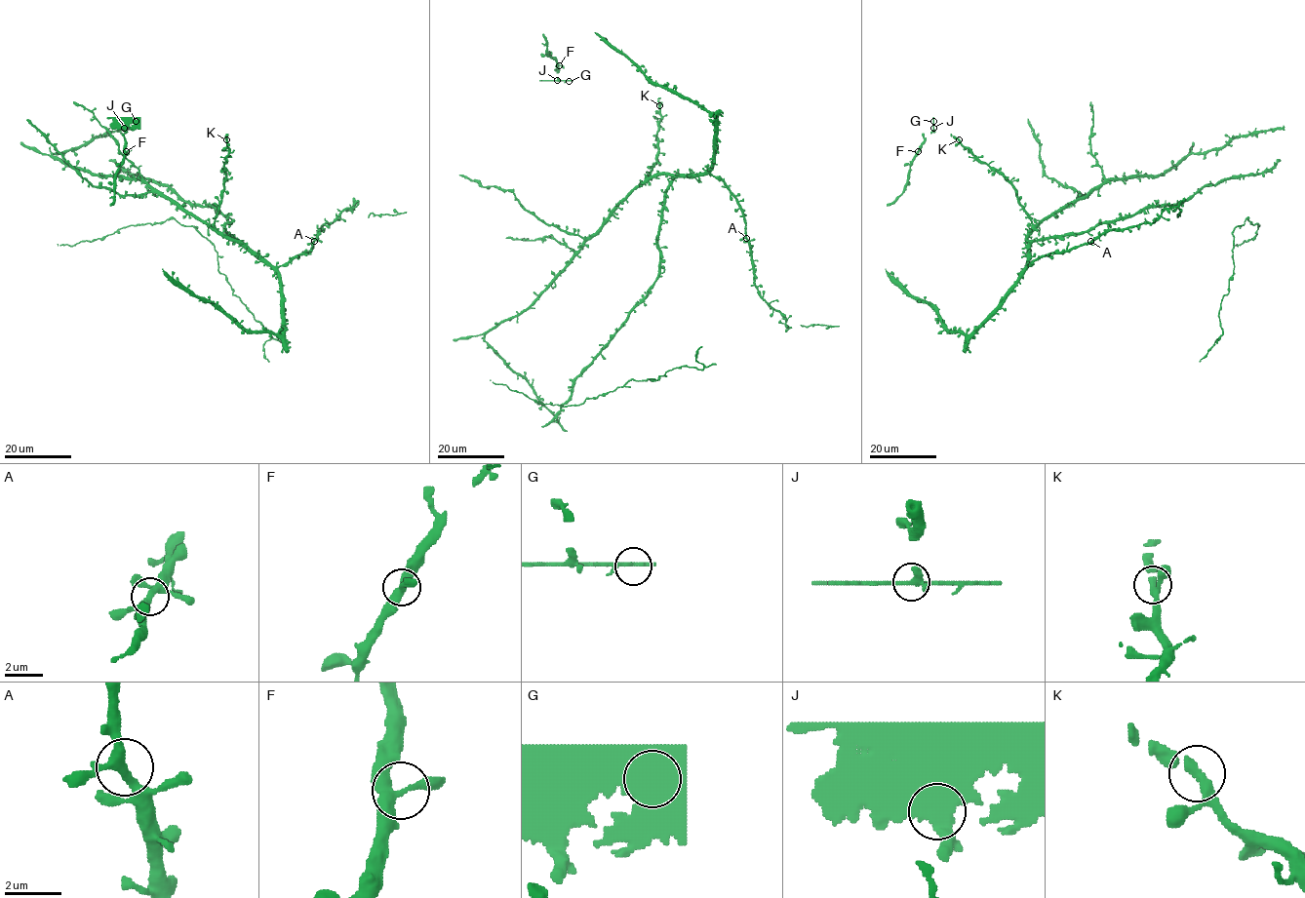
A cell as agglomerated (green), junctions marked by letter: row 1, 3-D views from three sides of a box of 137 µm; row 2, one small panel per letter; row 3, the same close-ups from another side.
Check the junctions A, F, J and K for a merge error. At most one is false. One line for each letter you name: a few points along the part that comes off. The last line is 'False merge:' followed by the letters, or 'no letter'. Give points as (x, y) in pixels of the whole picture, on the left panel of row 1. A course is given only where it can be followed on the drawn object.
J: Course of the part to remove: (124, 128), (107, 117)
False merge: J

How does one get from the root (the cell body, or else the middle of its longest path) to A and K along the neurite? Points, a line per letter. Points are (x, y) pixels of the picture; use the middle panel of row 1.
A: (666, 190), (677, 177), (706, 174), (718, 176), (736, 201), (745, 222), (746, 238)
K: (666, 190), (672, 178), (670, 175), (655, 174), (647, 178), (657, 153), (659, 105)

